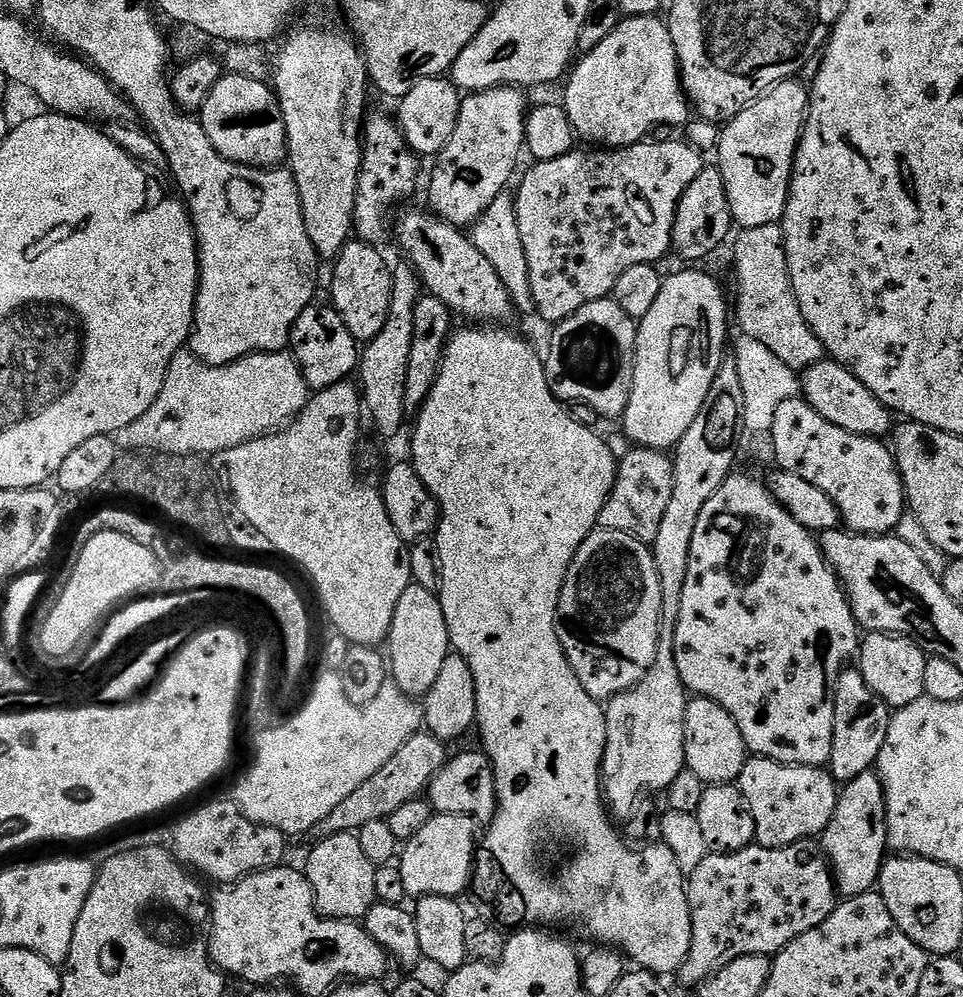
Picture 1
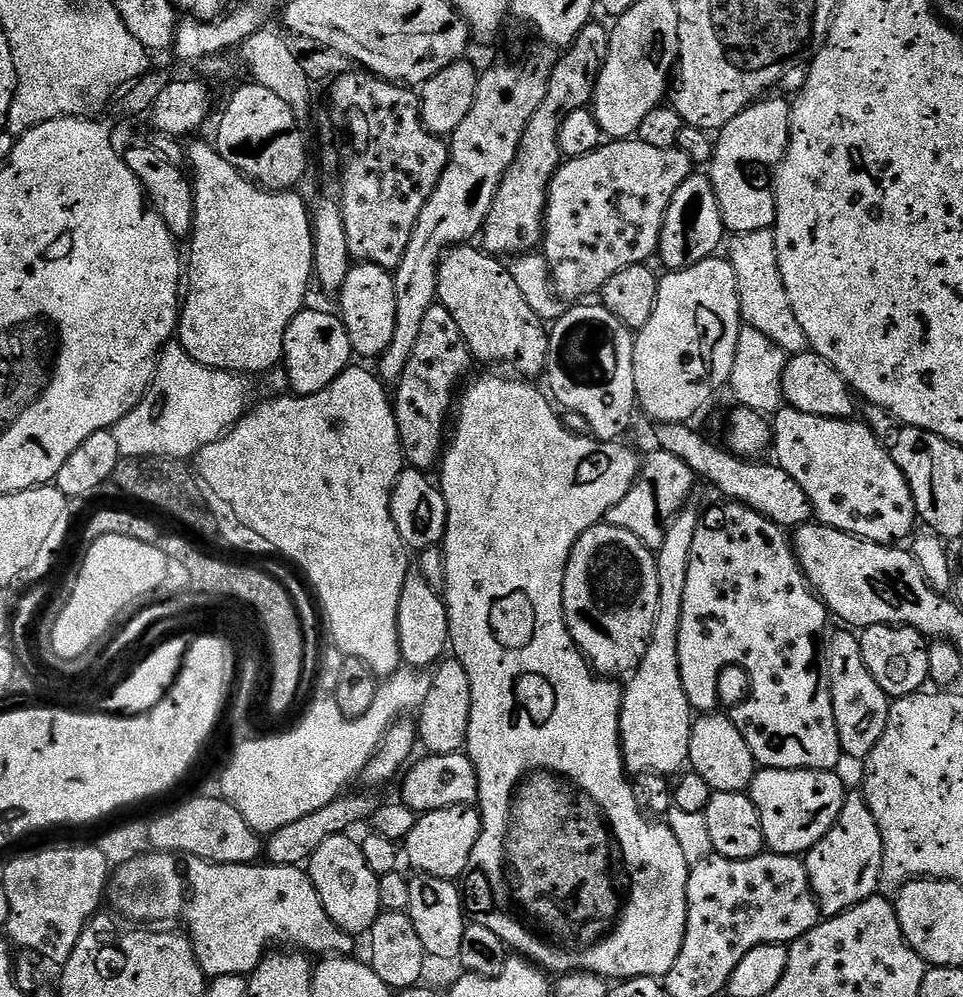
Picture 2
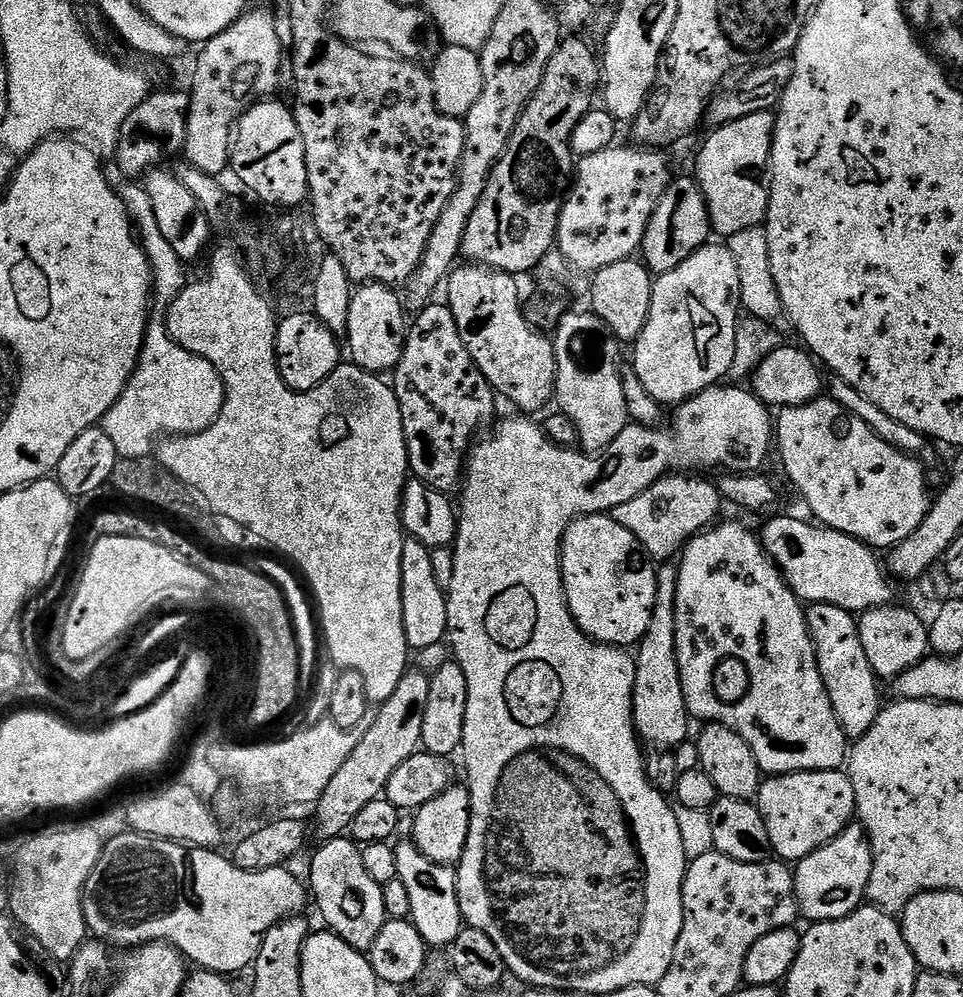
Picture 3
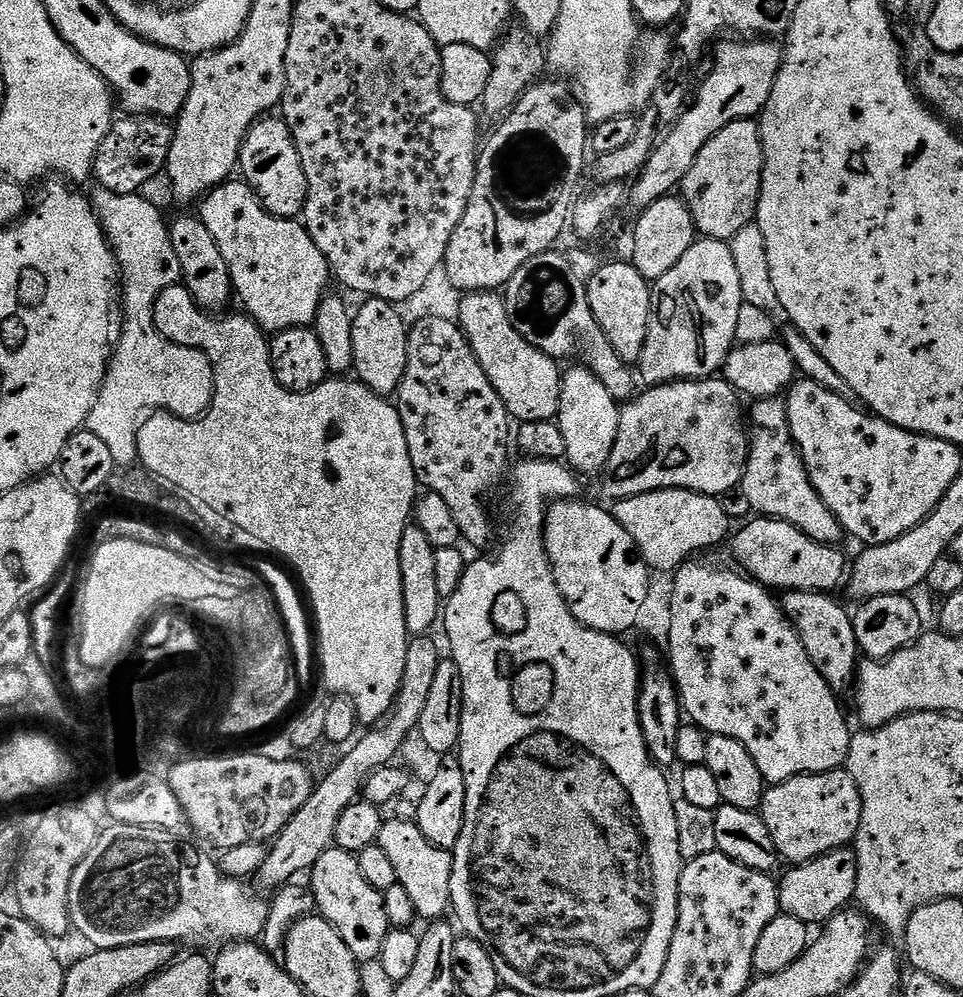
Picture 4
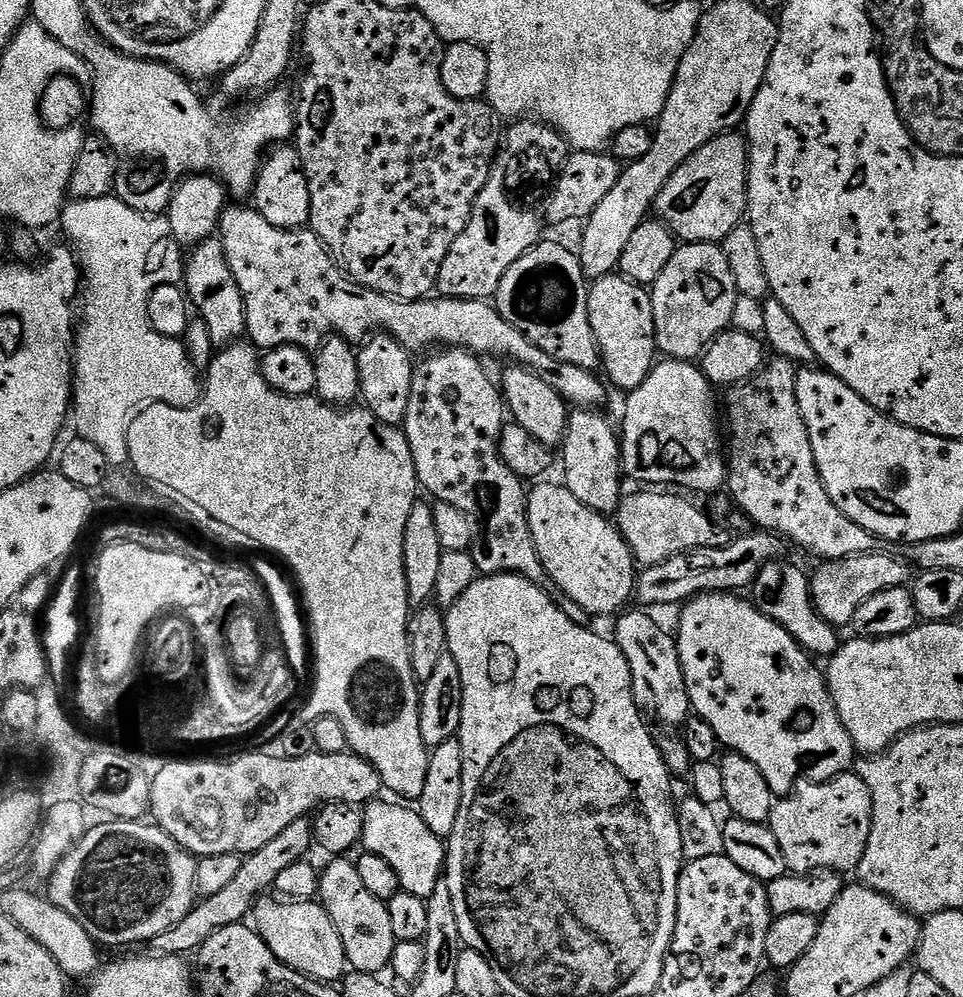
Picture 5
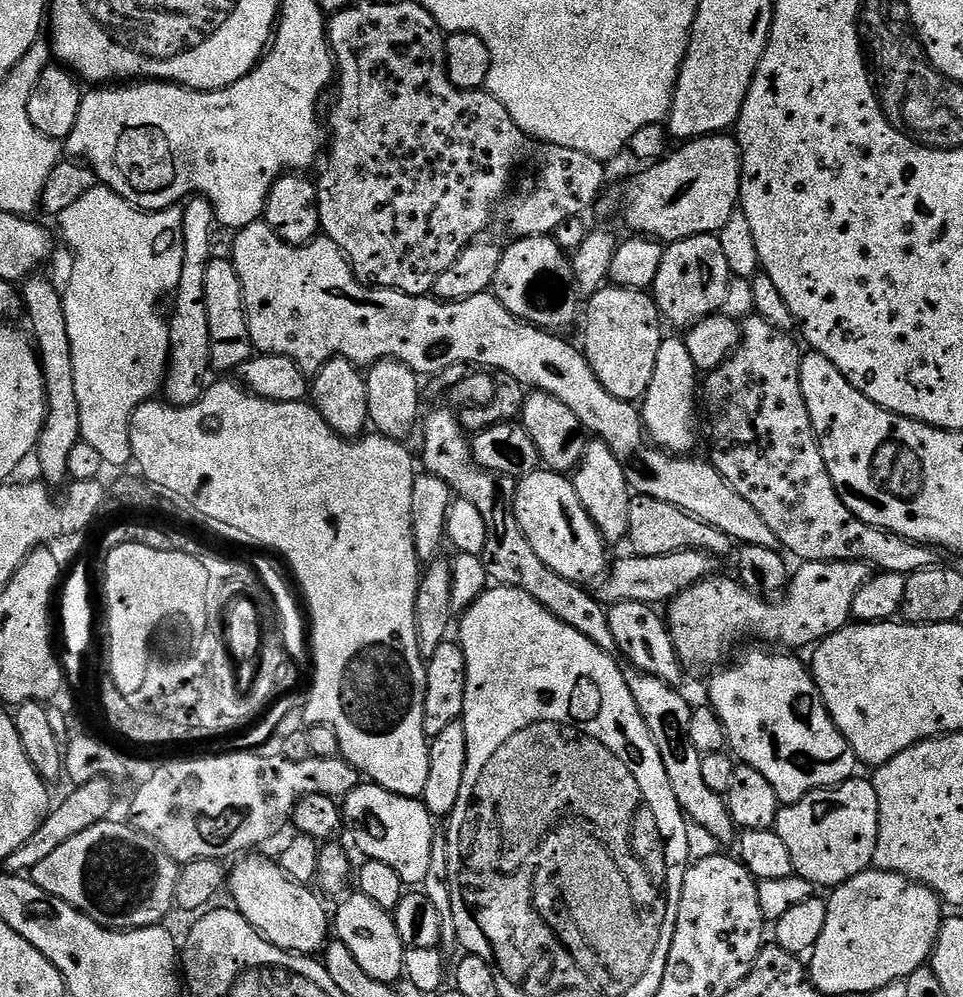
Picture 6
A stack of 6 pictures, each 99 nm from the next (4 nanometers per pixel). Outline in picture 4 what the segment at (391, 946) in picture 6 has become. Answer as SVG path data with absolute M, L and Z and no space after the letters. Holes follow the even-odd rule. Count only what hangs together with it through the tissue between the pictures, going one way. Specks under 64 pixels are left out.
M335 846L327 848L312 867L310 887L316 899L319 915L335 926L342 942L350 946L350 954L354 954L356 961L379 961L382 942L386 942L390 931L386 906L378 889L370 886L366 878L362 878L362 869L356 861L356 853Z

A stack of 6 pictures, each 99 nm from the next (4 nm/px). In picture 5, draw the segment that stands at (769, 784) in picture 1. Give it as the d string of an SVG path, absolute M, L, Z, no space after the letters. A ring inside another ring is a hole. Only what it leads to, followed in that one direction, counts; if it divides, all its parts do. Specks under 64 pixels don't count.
M849 770L833 780L801 779L787 796L781 796L772 805L766 821L772 829L789 869L796 874L815 874L831 870L841 874L859 869L866 842L870 838L872 795L857 776Z

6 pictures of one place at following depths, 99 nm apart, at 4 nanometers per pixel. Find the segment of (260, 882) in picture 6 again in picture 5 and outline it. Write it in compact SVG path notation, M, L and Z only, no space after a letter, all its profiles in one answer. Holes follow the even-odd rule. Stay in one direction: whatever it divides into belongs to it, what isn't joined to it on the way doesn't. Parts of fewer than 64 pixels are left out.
M268 899L257 900L254 924L273 954L286 966L315 980L343 981L349 967L348 955L344 953L342 938L334 926L332 915L324 909L324 905L310 900L281 902L279 899Z

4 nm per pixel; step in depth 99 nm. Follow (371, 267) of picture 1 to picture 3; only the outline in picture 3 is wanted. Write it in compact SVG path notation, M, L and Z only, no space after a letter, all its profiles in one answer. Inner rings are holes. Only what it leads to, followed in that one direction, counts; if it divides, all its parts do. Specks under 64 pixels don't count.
M362 284L352 293L350 302L350 322L346 333L346 352L351 363L357 368L377 374L391 373L404 353L406 335L406 309L401 297L396 296L386 284ZM348 340L348 344L347 344ZM388 372L388 373L384 373Z

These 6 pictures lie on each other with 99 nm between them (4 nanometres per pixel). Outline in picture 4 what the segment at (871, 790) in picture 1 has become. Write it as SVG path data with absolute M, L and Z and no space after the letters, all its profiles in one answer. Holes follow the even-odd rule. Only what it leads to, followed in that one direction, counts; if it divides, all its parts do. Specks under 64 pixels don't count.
M851 847L827 852L804 864L789 867L784 877L779 877L780 911L810 926L820 926L853 903L858 882L858 862Z

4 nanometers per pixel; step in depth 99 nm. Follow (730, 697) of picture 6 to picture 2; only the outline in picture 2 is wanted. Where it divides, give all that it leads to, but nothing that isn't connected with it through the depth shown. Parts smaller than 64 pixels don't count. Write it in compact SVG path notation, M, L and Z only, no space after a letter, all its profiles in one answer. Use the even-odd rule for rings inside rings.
M720 502L717 508L712 508L701 515L700 525L694 534L694 547L690 550L690 570L686 570L686 594L682 594L682 618L678 630L678 666L682 678L682 690L686 690L686 698L690 706L697 713L712 714L717 711L716 703L720 700L720 679L728 667L741 668L748 679L748 697L740 700L730 709L730 715L734 726L746 738L746 746L754 754L757 765L765 768L805 768L811 772L831 772L839 769L842 753L840 751L840 739L838 738L838 726L834 722L834 706L832 705L832 691L828 685L828 677L822 667L822 645L826 640L824 627L830 621L830 613L808 586L808 580L804 577L796 553L792 551L792 542L789 533L767 520L762 514L750 510L744 504L735 502Z

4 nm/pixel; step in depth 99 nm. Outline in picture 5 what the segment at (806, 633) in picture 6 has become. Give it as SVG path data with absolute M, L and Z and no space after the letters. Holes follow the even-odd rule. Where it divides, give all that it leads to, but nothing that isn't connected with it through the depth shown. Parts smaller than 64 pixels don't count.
M877 550L837 560L823 561L819 565L821 568L816 573L813 571L810 576L812 600L820 611L820 616L828 624L851 625L858 606L862 606L862 602L866 602L866 598L874 598L874 594L878 594L882 590L903 588L909 583L909 565L903 559L901 560L895 560L888 552Z

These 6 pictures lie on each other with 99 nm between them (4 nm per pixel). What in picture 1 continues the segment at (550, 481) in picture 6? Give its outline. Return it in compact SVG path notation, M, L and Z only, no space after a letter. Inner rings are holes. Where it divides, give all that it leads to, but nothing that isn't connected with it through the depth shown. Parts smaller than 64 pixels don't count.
M605 528L593 530L586 542L582 542L564 579L556 611L556 629L562 648L566 650L566 658L574 674L578 674L578 682L582 682L586 694L607 702L646 678L650 666L654 666L660 645L663 601L662 582L658 582L658 566L649 545L630 534Z

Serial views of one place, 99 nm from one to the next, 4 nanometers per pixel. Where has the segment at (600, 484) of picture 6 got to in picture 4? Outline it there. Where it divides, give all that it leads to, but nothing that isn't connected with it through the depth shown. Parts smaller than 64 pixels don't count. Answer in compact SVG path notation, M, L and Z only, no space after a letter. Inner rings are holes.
M577 366L563 373L560 381L560 415L558 425L565 438L565 457L577 473L601 472L608 466L608 459L614 450L614 442L618 438L618 426L620 425L621 405L606 390L604 383L586 367Z

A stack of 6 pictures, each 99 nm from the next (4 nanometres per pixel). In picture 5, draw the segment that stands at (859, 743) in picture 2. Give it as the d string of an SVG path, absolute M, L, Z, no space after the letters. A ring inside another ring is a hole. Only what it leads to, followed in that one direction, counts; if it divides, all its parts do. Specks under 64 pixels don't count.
M777 558L774 560L767 560L762 566L762 570L758 570L756 580L750 586L750 596L754 601L756 608L762 610L764 614L769 616L774 622L778 622L795 640L800 644L800 647L805 652L811 654L813 657L830 658L840 648L842 643L842 636L839 636L837 625L828 624L827 621L820 616L820 611L816 608L815 602L812 600L812 586L810 583L809 573L803 572L796 564L783 564L783 559Z

